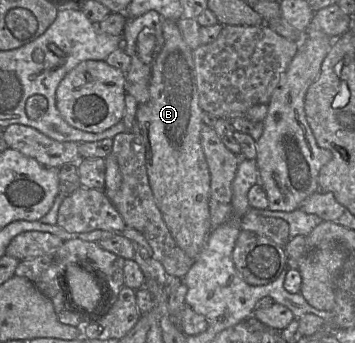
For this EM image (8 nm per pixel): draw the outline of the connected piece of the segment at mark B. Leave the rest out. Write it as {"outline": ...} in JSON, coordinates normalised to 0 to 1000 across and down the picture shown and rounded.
{"outline":[[[493,61],[456,64],[459,134],[425,201],[420,289],[389,303],[380,347],[411,431],[411,490],[431,569],[499,714],[552,755],[597,673],[592,504],[566,423],[572,321],[561,306],[541,143]]]}

